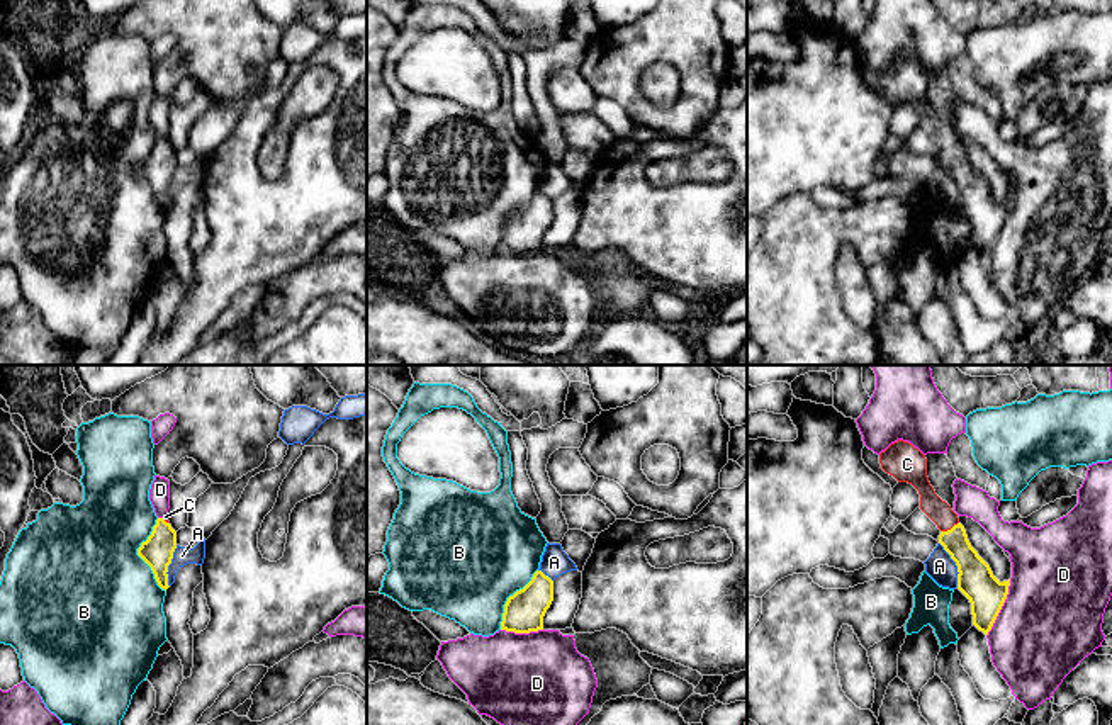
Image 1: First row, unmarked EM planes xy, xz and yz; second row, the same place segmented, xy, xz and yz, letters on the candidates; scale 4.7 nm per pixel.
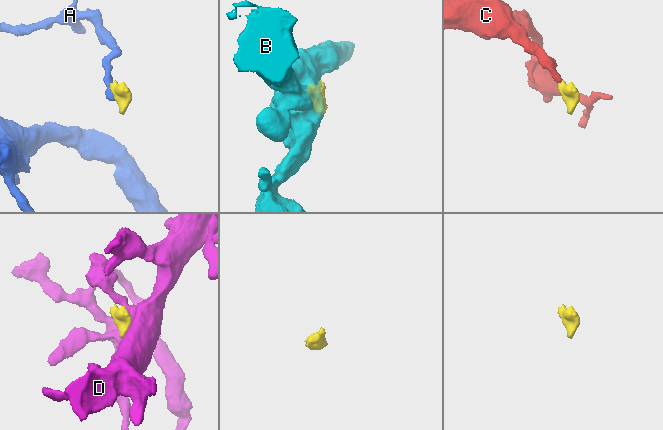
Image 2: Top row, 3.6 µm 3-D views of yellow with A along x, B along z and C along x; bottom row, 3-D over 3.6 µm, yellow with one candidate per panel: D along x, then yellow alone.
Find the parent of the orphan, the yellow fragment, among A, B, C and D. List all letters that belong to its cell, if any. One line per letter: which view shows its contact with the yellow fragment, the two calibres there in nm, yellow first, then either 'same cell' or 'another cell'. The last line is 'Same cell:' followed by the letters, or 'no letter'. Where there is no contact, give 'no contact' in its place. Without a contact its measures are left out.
A: meets yellow in yz; 180 nm thick on the yellow side, 140 nm on the other; another cell
B: meets yellow in xy; 150 nm thick on the yellow side, 500 nm on the other; another cell
C: meets yellow in yz; 160 nm thick on the yellow side, 110 nm on the other; same cell
D: meets yellow in yz; 180 nm thick on the yellow side, 480 nm on the other; another cell
Same cell: C

